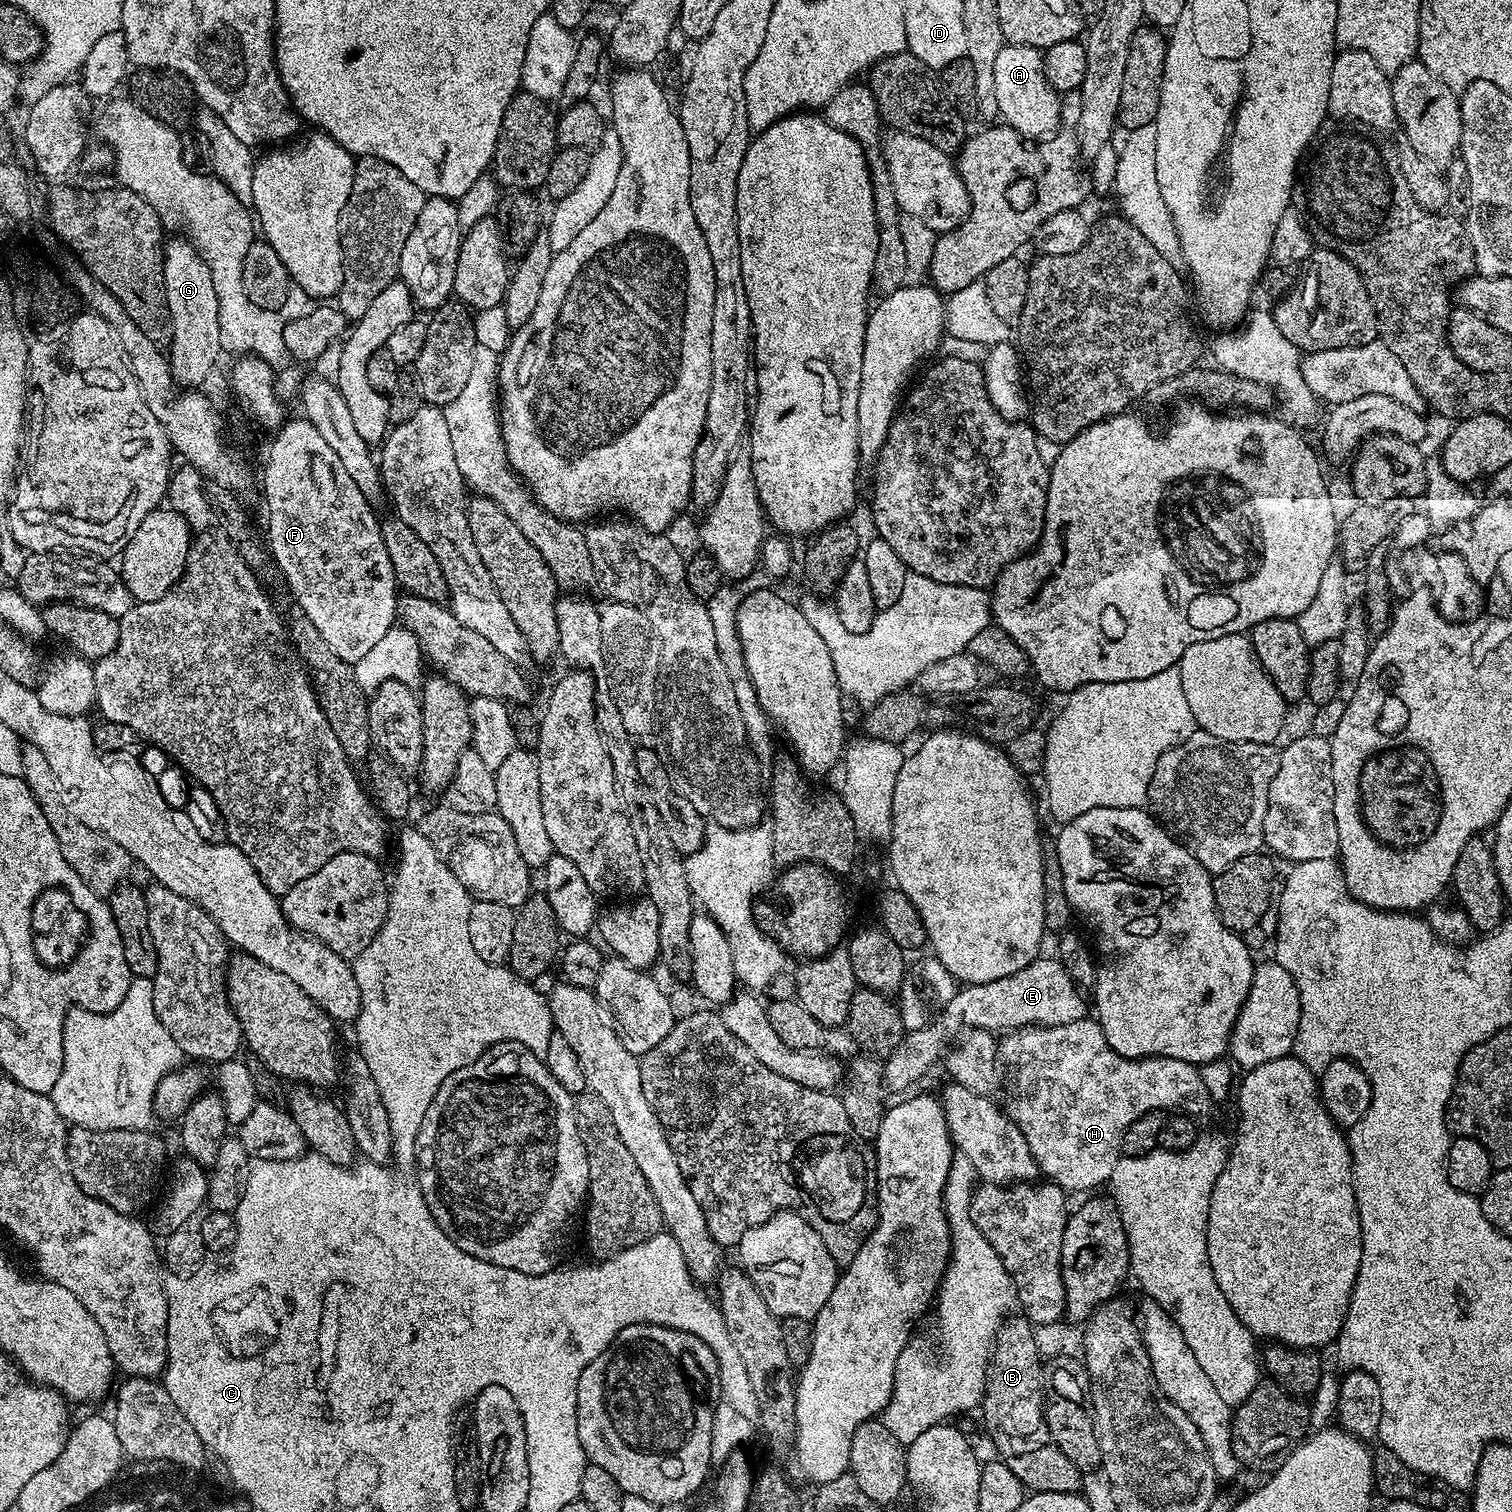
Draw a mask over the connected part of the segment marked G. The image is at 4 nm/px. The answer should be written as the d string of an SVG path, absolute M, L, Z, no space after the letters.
M169 239L164 245L164 293L172 323L172 342L166 355L173 381L181 389L192 390L211 374L216 359L222 356L218 294L214 294L214 280L196 247L187 239L179 239Z

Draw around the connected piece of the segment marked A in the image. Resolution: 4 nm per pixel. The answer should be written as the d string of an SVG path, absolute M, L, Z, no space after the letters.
M1005 43L1004 48L998 50L998 59L994 62L994 98L1002 120L1004 116L1003 123L1033 142L1053 135L1060 128L1062 96L1046 82L1041 49L1028 44Z

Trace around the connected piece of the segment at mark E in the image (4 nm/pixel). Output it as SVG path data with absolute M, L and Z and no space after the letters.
M1044 959L1030 962L1030 966L1018 970L1018 974L1010 974L1010 978L994 978L994 982L970 984L957 990L943 1005L944 1013L940 1020L933 1019L922 1030L907 1033L898 1050L883 1061L887 1091L907 1093L911 1084L918 1083L935 1064L939 1065L949 1051L952 1035L959 1030L960 1024L965 1024L968 1030L1007 1034L1017 1028L1053 1028L1085 1019L1089 1015L1090 1004L1080 993L1083 992L1081 985L1072 979L1059 959Z

